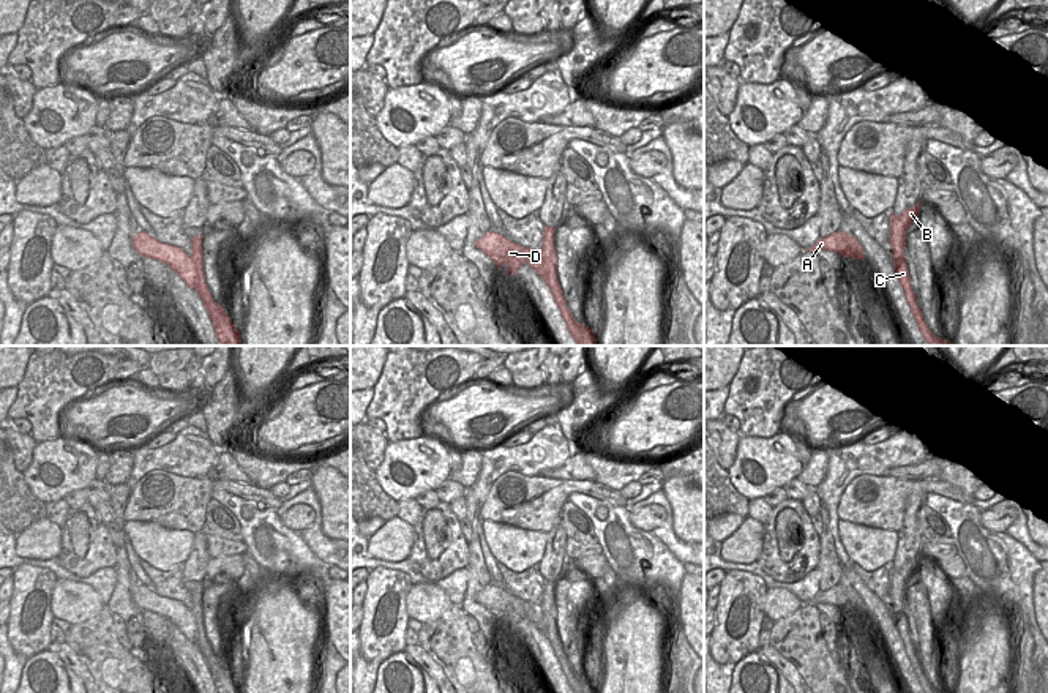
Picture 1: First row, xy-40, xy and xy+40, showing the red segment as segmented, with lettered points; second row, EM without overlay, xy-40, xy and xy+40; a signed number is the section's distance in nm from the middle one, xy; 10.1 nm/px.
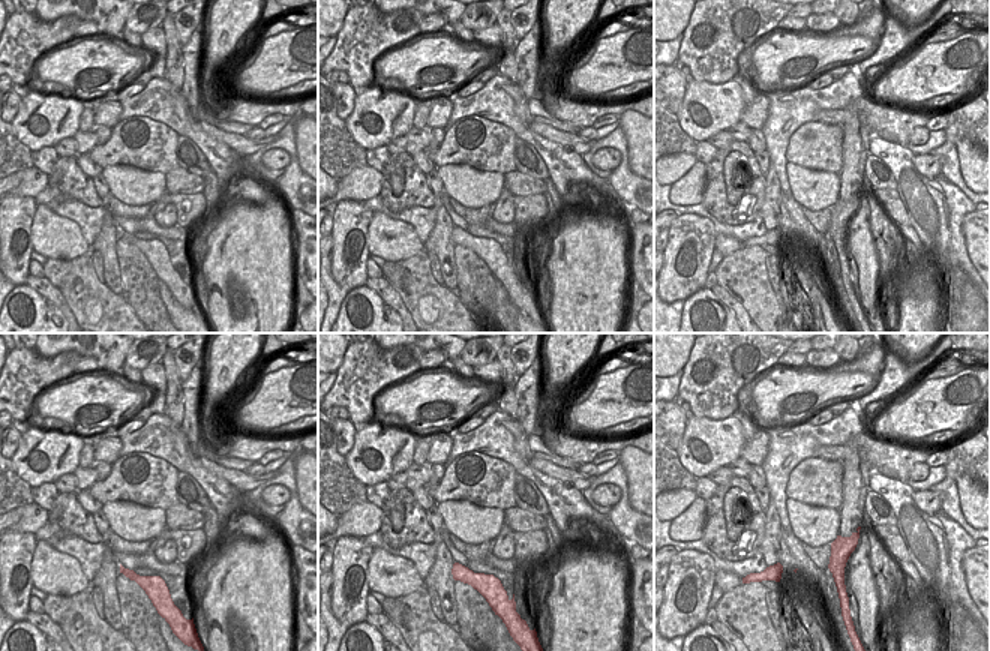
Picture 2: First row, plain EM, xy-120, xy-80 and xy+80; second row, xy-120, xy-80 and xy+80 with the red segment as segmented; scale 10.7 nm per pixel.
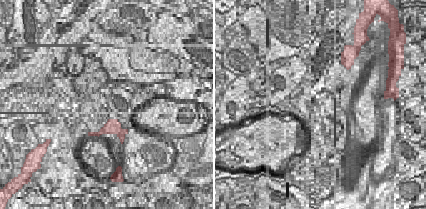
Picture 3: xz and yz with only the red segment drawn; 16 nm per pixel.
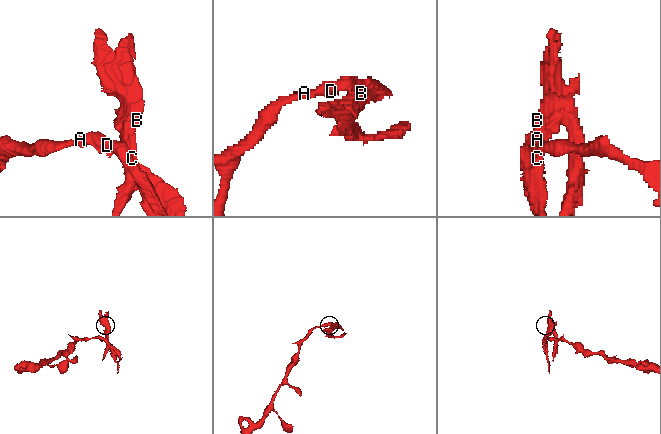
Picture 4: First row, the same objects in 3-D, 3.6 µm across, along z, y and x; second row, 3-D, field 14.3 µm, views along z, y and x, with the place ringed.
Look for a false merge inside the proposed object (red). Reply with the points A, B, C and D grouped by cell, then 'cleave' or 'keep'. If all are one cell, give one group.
A D / B C; cleave

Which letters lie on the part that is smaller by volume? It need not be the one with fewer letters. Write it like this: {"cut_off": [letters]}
{"cut_off": ["B", "C"]}

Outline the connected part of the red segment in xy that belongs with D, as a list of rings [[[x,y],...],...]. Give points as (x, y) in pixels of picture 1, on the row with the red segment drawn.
[[[486,232],[475,242],[477,249],[488,254],[500,268],[503,264],[508,265],[507,273],[513,276],[519,267],[527,264],[538,276],[545,278],[545,264],[541,253],[535,253],[530,248],[521,246],[510,242],[497,232]]]

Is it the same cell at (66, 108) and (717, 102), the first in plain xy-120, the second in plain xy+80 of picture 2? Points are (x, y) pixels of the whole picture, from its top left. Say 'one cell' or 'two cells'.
one cell

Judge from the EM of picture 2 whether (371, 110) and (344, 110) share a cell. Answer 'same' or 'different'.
different

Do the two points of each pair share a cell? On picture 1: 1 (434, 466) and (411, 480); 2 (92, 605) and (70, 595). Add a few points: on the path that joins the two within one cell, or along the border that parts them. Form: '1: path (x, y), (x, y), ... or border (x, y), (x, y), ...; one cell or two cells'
1: path (428, 466), (417, 474); one cell
2: path (87, 603), (74, 600); one cell

